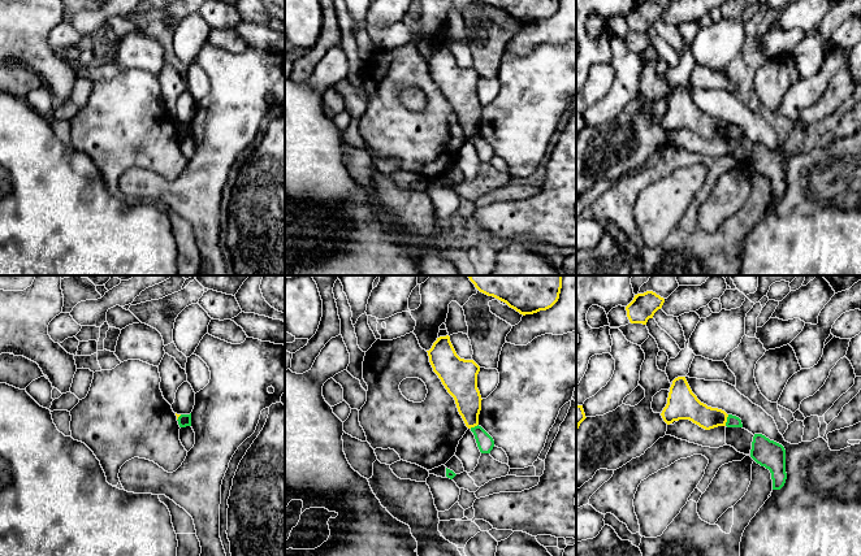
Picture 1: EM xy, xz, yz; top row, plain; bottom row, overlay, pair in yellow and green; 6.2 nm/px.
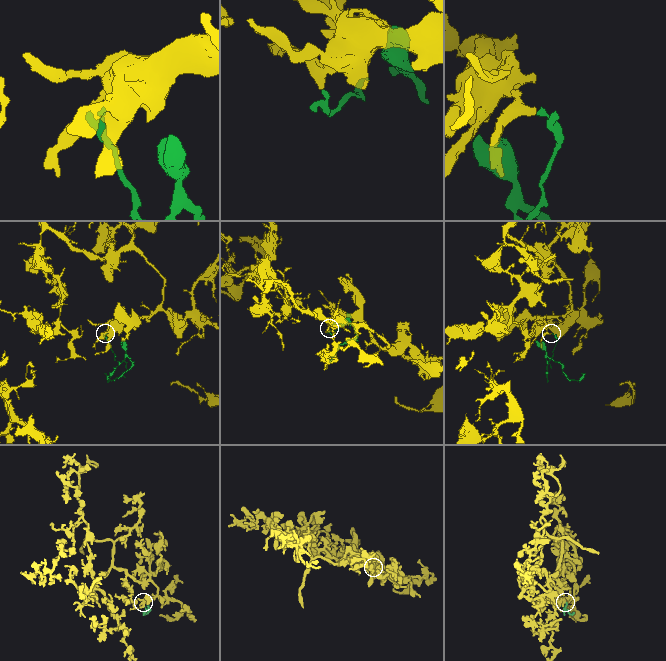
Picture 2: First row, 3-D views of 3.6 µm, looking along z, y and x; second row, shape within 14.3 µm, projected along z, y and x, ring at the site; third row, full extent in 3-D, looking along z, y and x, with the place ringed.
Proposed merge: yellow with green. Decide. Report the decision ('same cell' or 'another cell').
another cell

